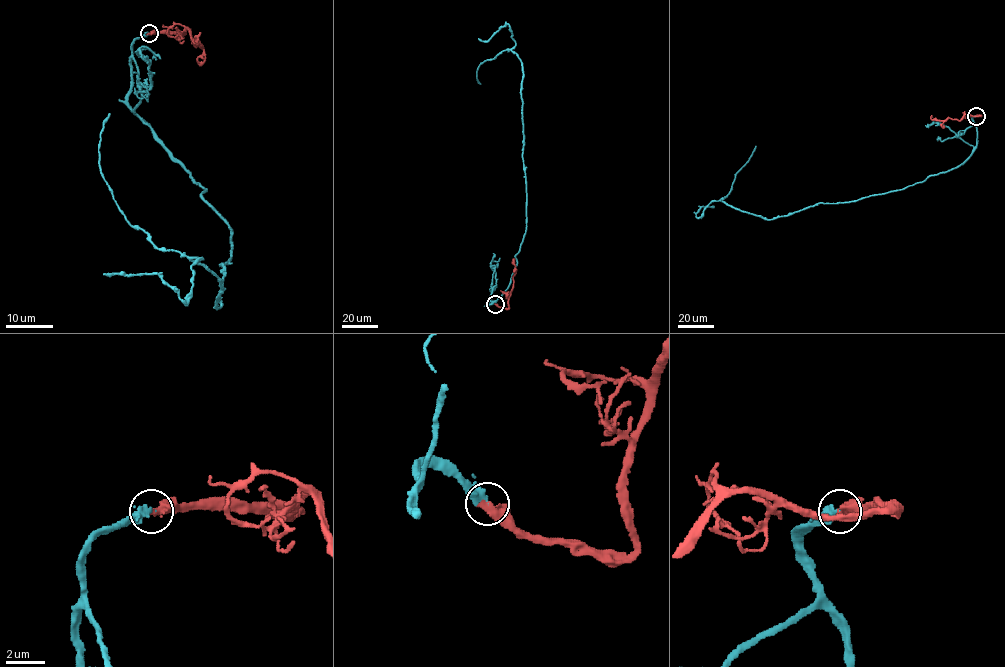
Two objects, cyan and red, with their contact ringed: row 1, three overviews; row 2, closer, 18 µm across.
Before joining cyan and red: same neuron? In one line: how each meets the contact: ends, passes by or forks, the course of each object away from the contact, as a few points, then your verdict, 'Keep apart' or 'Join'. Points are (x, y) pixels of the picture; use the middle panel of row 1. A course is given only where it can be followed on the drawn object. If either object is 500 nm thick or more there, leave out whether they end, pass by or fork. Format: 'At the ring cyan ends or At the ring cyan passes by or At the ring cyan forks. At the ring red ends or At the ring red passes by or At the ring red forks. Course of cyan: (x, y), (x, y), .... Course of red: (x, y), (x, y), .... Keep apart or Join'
At the ring cyan ends. At the ring red ends. Course of cyan: (495, 304), (487, 305), (510, 282), (526, 229), (518, 56), (507, 49), (482, 63), (476, 76), (480, 84). Course of red: (495, 304), (508, 308), (515, 259). Join

